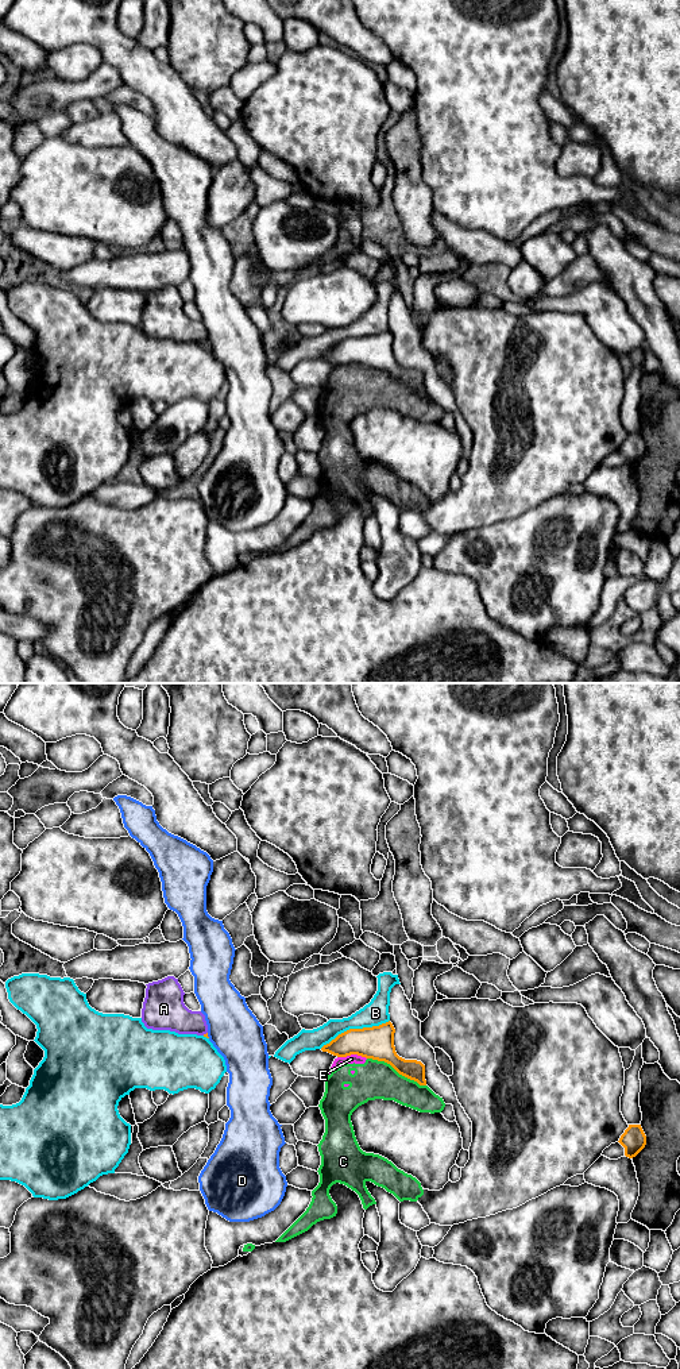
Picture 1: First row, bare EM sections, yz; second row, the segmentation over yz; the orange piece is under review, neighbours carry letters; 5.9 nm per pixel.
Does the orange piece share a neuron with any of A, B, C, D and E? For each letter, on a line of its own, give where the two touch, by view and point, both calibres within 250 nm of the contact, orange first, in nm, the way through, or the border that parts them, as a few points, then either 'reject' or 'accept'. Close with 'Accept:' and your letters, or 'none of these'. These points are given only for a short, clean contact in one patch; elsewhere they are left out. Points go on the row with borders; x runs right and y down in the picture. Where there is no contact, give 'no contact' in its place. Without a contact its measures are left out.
A: contact yz (204, 1034); calibres 20 and 200 nm; reject
B: contact yz (354, 1029); calibres 200 and 150 nm; reject
C: contact yz (397, 1071); calibres 200 and 220 nm; reject
D: contact yz (207, 1036); calibres 20 and 300 nm; reject
E: contact yz (352, 1053); calibres 200 and 50 nm; reject
Accept: none of these

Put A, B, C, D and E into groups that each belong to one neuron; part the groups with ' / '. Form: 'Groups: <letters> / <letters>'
Groups: A / B / C E / D

